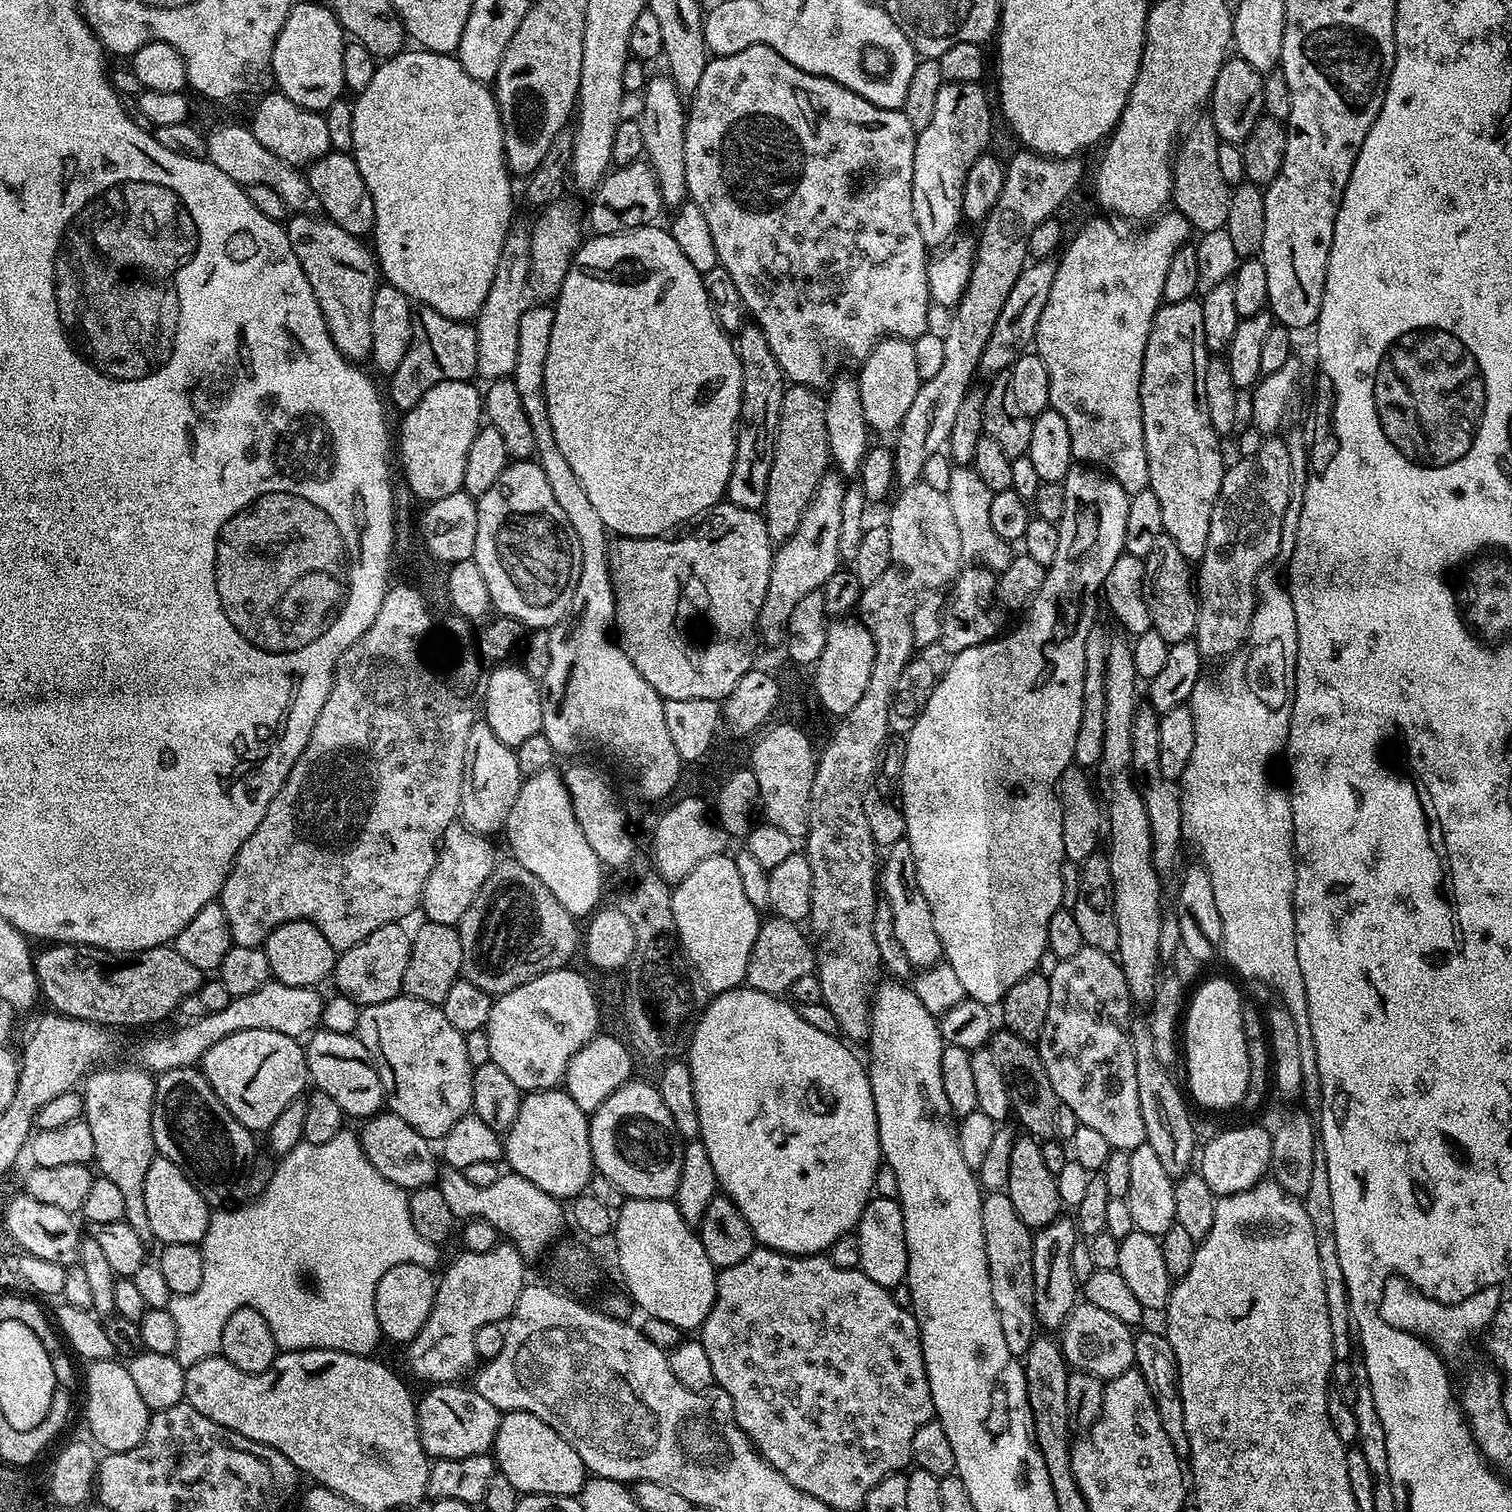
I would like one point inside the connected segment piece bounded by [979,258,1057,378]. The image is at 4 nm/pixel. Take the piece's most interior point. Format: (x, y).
(1017, 325)

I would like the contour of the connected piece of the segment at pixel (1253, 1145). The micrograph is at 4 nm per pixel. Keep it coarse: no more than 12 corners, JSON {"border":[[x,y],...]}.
{"border":[[1217,1131],[1198,1175],[1218,1198],[1269,1175],[1272,1132]]}

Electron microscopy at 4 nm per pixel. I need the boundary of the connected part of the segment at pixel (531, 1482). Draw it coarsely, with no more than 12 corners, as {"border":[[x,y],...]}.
{"border":[[501,1415],[494,1459],[522,1494],[576,1496],[578,1450],[542,1418]]}

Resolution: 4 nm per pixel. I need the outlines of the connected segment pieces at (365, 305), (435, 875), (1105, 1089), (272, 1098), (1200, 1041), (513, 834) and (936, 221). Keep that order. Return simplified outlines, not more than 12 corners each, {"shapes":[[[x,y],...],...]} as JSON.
{"shapes":[[[361,239],[290,240],[334,346],[372,354],[375,255]],[[445,830],[420,899],[425,921],[459,925],[496,869],[489,837]],[[1119,959],[1056,960],[1038,1049],[1112,1150],[1146,1142]],[[242,1030],[206,1050],[226,1110],[267,1133],[310,1084],[295,1036]],[[1228,980],[1191,993],[1188,1088],[1204,1108],[1243,1105],[1245,1001]],[[552,766],[502,828],[511,859],[588,918],[606,872]],[[945,83],[914,146],[914,222],[936,250],[962,224],[992,112]]]}

